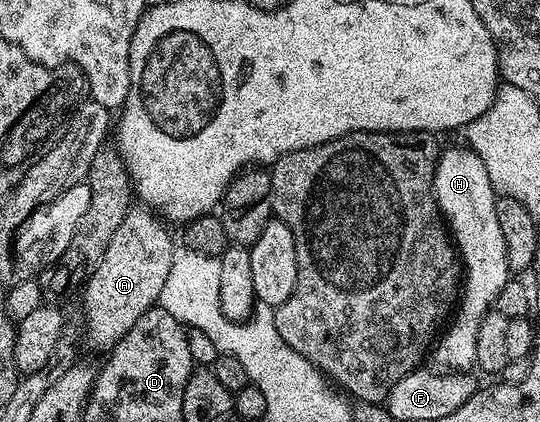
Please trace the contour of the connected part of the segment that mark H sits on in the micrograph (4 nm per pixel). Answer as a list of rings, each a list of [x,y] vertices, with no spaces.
[[[461,146],[450,147],[447,151],[445,148],[439,154],[434,170],[434,199],[448,224],[464,268],[464,290],[460,295],[458,324],[454,331],[443,330],[432,348],[432,359],[434,355],[435,361],[439,363],[437,366],[446,373],[466,373],[475,366],[476,329],[480,329],[480,321],[497,304],[498,294],[512,277],[504,233],[496,217],[496,192],[492,181],[488,181],[488,169],[484,169],[484,161],[480,161],[480,157],[476,157],[469,146]]]

